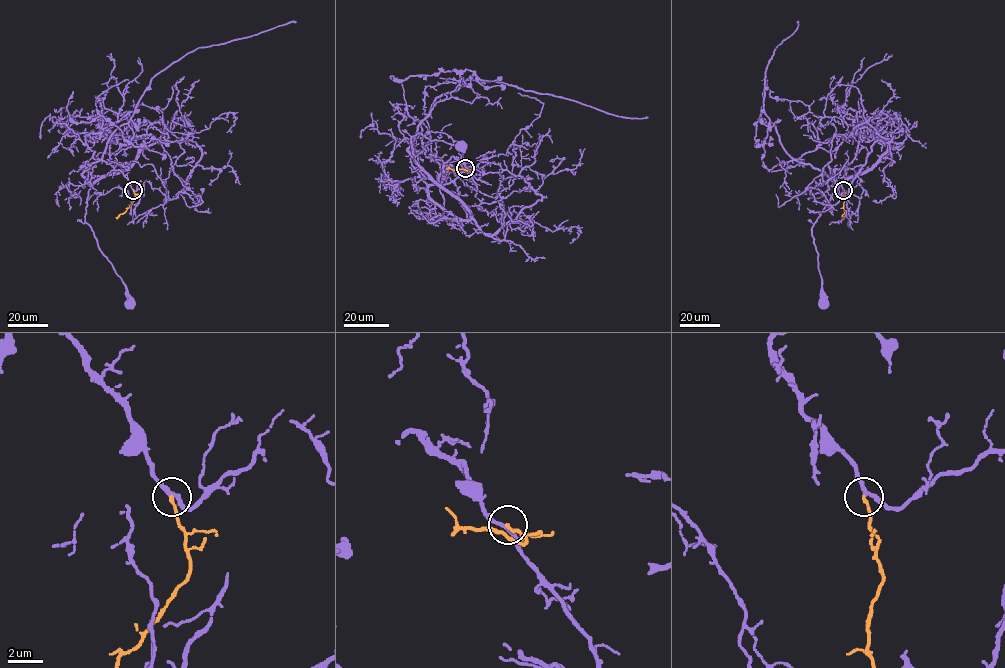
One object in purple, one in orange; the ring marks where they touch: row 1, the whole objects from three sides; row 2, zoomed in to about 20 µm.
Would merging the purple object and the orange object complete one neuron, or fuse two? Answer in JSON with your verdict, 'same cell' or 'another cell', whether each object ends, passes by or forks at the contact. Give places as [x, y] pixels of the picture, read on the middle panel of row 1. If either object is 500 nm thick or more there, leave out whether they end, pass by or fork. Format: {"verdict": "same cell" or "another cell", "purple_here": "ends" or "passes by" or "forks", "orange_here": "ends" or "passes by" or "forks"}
{"verdict": "same cell", "purple_here": "passes by", "orange_here": "ends"}

